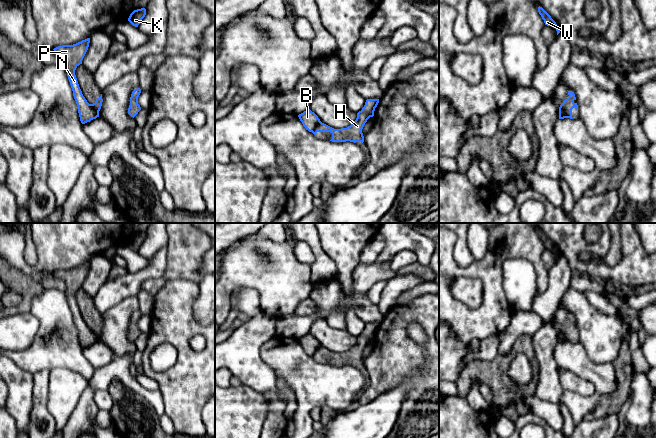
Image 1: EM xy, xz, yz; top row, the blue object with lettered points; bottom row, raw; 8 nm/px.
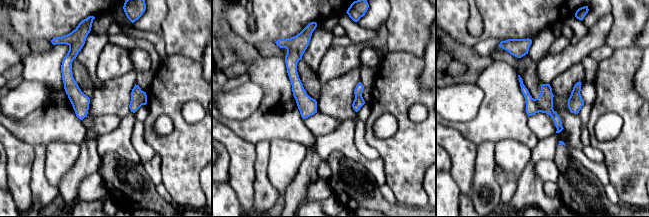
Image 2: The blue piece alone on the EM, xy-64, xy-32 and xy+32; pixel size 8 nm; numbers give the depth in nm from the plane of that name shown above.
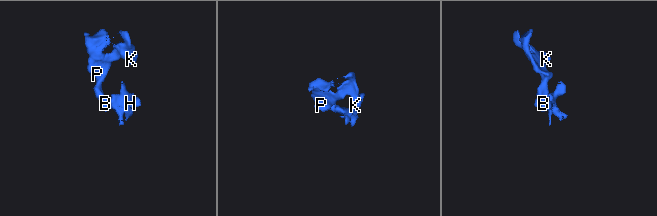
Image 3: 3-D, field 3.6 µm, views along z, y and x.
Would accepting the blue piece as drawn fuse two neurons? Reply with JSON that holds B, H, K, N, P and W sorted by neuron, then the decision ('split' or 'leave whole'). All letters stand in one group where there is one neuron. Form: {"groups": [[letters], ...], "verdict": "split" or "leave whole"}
{"groups": [["B", "K", "N", "P", "W"], ["H"]], "verdict": "split"}

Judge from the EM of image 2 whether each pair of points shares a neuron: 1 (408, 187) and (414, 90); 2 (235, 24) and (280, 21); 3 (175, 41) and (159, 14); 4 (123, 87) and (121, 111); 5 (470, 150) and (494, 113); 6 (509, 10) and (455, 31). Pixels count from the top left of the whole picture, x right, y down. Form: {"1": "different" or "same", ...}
{"1": "same", "2": "same", "3": "different", "4": "same", "5": "different", "6": "same"}

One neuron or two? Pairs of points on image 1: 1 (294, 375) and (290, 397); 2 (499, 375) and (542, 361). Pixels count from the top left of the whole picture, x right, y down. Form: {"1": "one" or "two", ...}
{"1": "two", "2": "two"}

